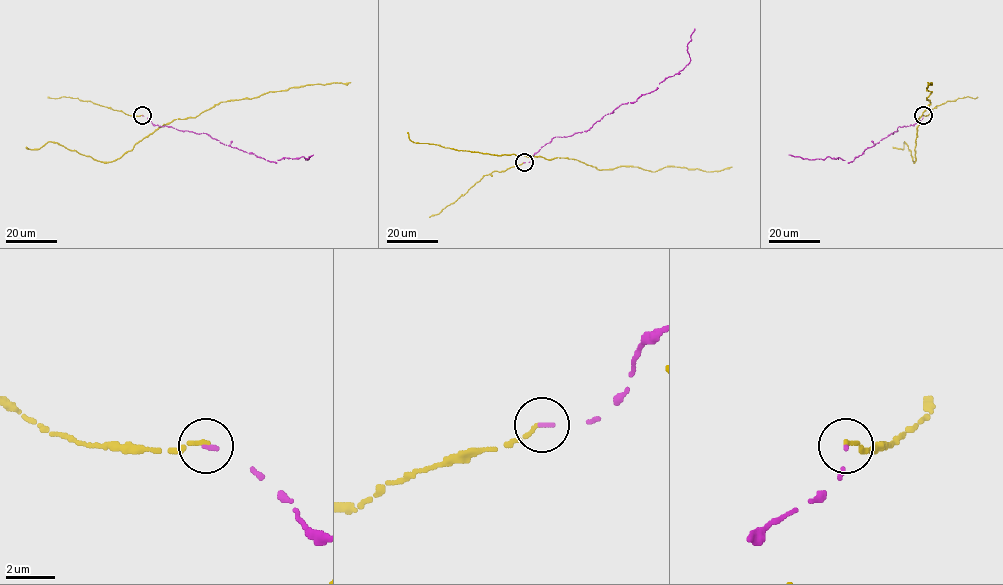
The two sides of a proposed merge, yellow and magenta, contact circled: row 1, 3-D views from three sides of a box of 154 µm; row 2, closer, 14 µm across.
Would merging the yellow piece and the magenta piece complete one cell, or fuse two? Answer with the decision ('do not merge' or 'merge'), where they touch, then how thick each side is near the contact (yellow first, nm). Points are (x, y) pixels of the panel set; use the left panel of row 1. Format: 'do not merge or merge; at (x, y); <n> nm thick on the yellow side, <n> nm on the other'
merge; at (142, 115); 160 nm thick on the yellow side, 150 nm on the other

